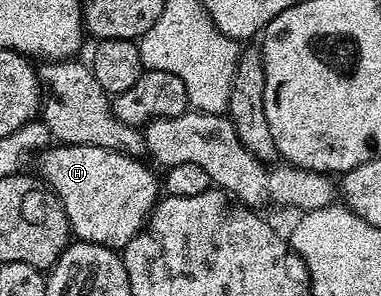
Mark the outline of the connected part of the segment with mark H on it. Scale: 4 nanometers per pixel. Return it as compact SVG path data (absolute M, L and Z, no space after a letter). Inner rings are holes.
M66 143L45 147L35 156L34 167L36 163L35 170L39 178L43 179L44 184L62 201L68 218L68 230L77 240L122 249L143 229L144 224L148 222L148 216L152 214L153 207L162 195L161 180L144 162L143 158L135 159L94 145Z

